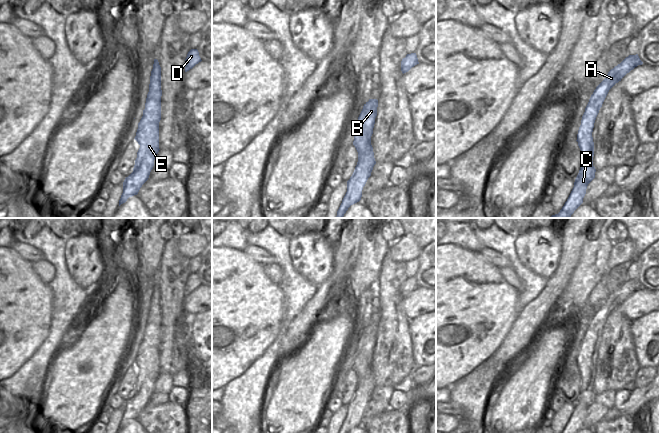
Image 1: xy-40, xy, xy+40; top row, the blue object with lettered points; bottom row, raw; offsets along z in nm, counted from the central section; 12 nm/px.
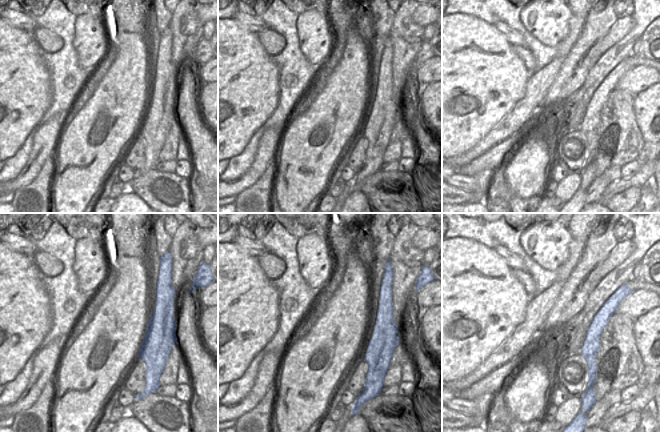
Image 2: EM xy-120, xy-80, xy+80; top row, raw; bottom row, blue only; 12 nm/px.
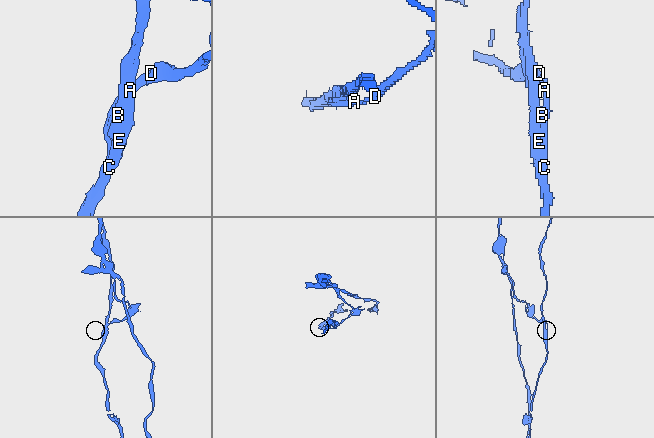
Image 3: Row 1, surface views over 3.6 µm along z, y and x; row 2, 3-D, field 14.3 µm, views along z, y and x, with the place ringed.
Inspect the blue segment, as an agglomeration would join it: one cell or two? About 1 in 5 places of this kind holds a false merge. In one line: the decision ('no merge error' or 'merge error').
merge error

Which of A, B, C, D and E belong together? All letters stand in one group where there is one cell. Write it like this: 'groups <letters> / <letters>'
groups A D / B C E

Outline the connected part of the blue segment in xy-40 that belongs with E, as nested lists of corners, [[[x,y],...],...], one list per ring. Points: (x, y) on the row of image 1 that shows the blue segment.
[[[154,59],[142,122],[138,125],[136,134],[140,148],[137,152],[133,172],[123,182],[123,193],[119,200],[119,206],[125,203],[129,197],[138,194],[153,169],[154,160],[160,150],[161,96],[161,67],[158,60]]]

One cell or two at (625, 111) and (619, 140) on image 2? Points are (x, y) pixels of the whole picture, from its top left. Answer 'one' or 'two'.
one

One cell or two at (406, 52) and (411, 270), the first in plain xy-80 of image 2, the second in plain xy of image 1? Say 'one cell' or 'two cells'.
two cells

